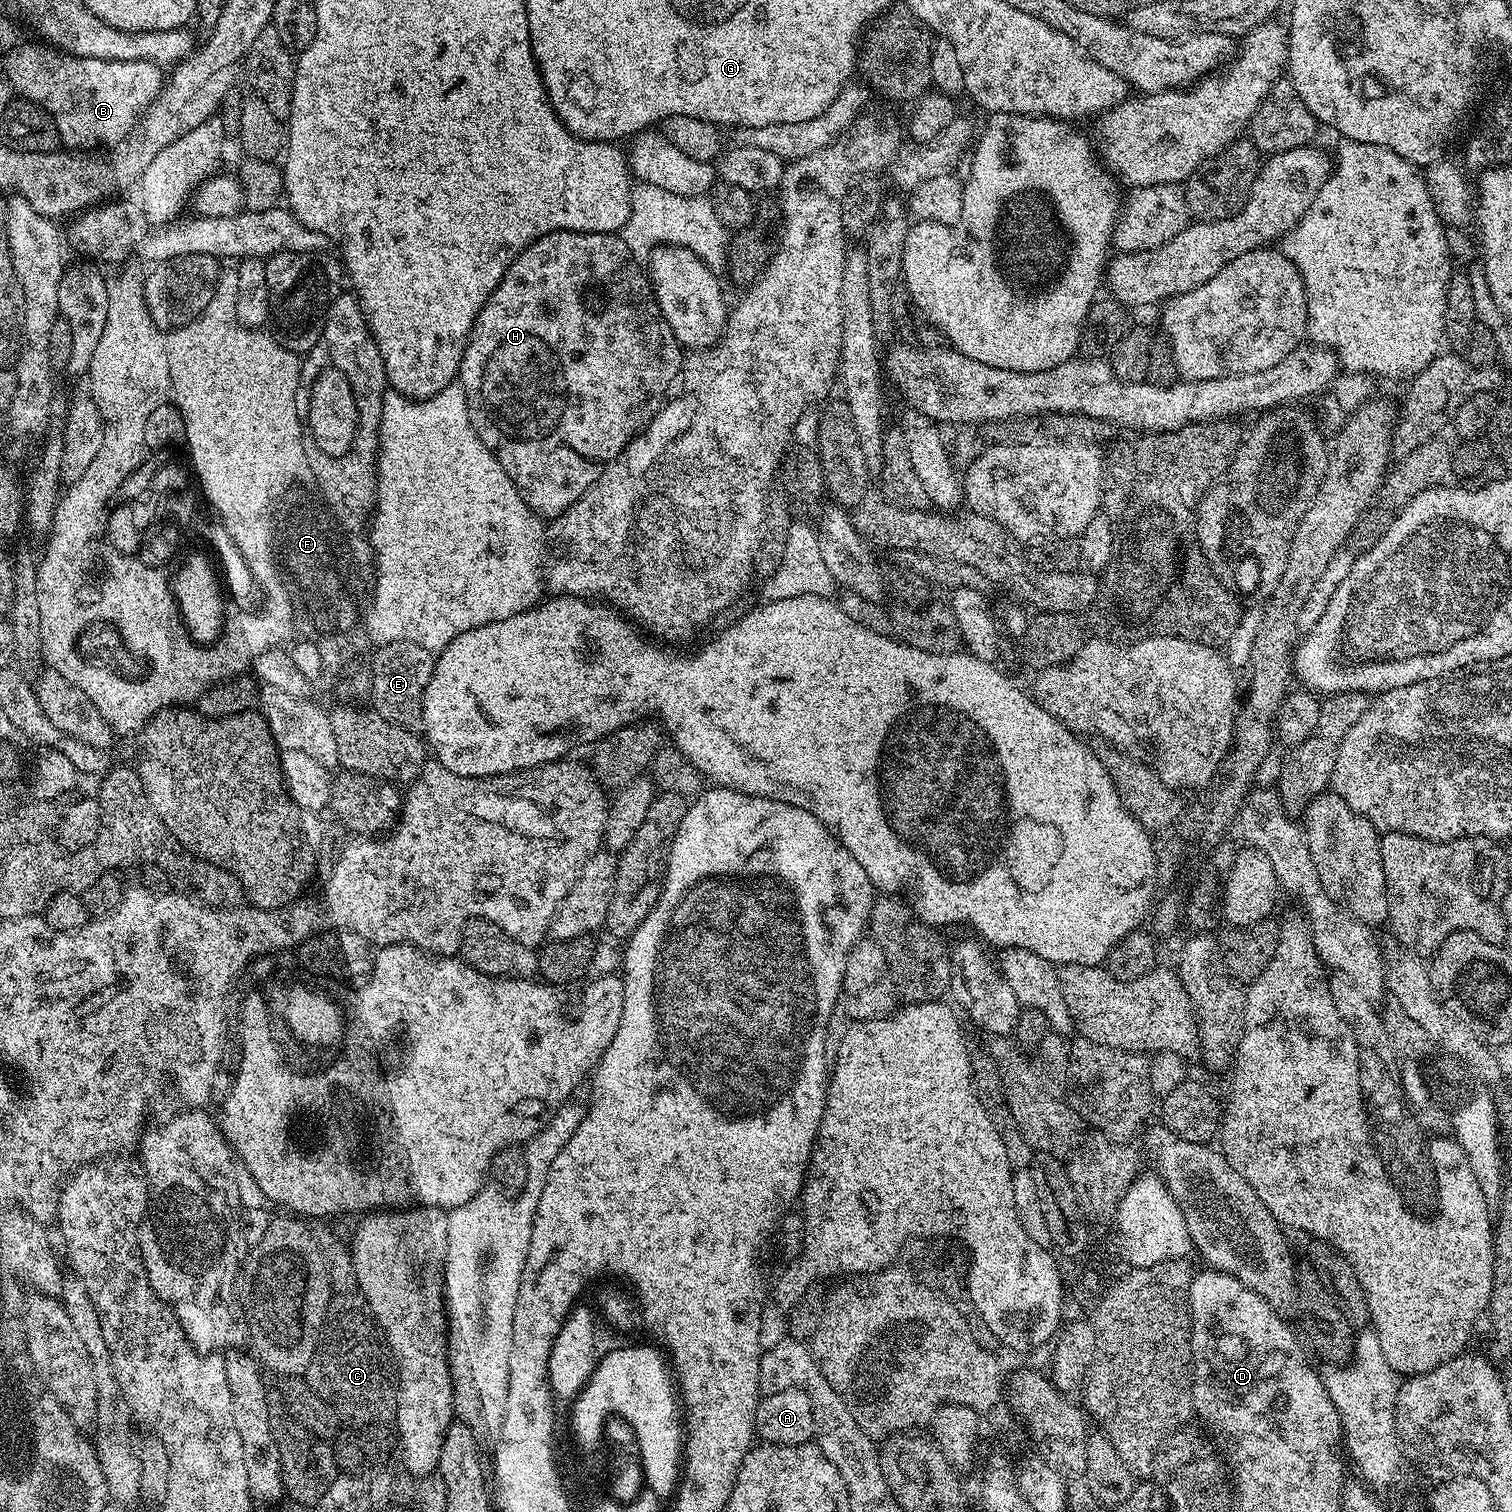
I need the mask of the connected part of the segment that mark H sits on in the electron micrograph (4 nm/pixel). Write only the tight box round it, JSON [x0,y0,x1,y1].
[458,232,682,518]

